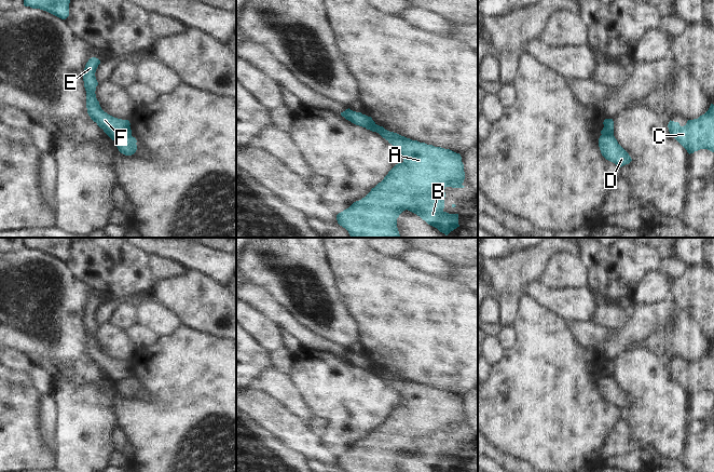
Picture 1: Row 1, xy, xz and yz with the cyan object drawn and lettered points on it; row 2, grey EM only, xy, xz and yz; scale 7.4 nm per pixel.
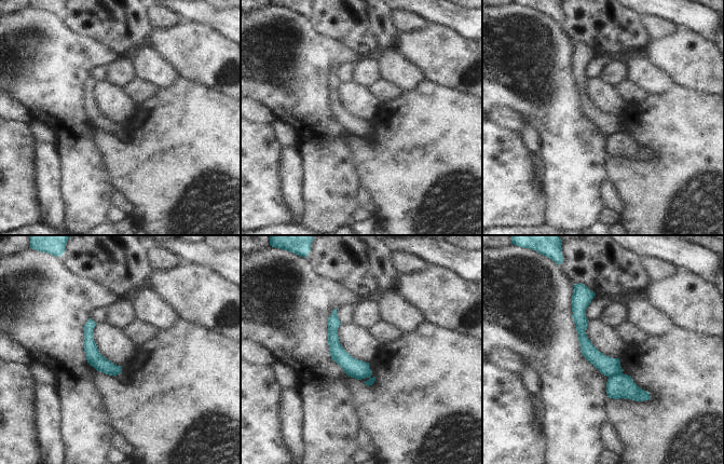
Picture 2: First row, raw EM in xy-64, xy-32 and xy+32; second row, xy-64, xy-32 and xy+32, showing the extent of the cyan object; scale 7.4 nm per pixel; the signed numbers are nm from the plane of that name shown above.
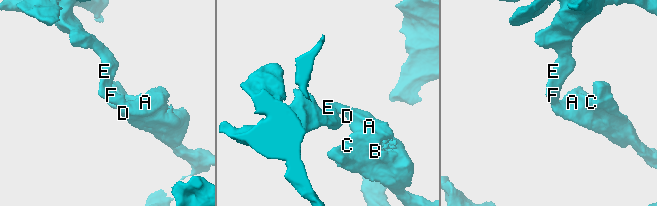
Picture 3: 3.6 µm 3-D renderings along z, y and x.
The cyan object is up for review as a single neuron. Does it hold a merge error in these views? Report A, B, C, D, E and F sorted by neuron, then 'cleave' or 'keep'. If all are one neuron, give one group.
A B C D / E F | cleave

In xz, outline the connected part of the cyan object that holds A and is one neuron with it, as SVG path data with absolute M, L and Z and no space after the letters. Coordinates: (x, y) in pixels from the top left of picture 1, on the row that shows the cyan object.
M374 124L372 132L379 133L400 151L403 162L396 164L365 198L339 213L338 224L348 231L351 238L401 238L397 218L408 210L445 235L459 227L458 214L449 214L443 208L444 189L465 187L462 185L465 172L461 154L450 149L412 140L377 124Z

